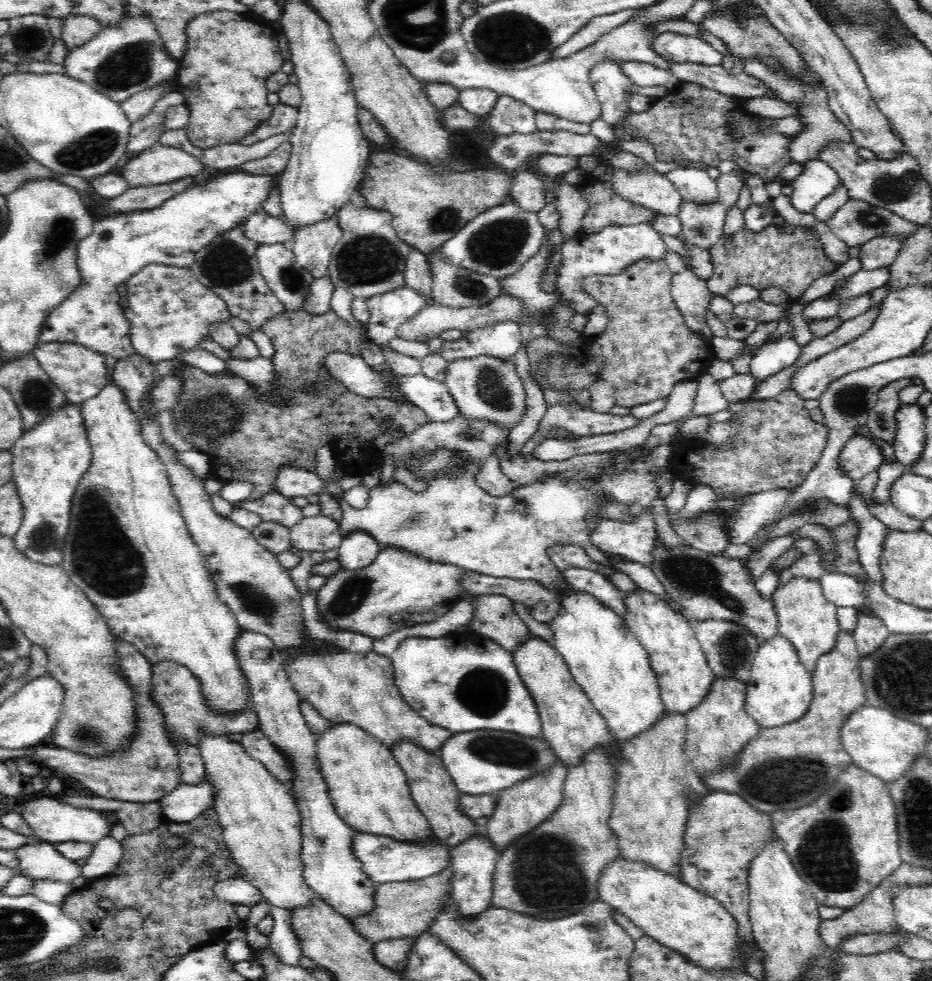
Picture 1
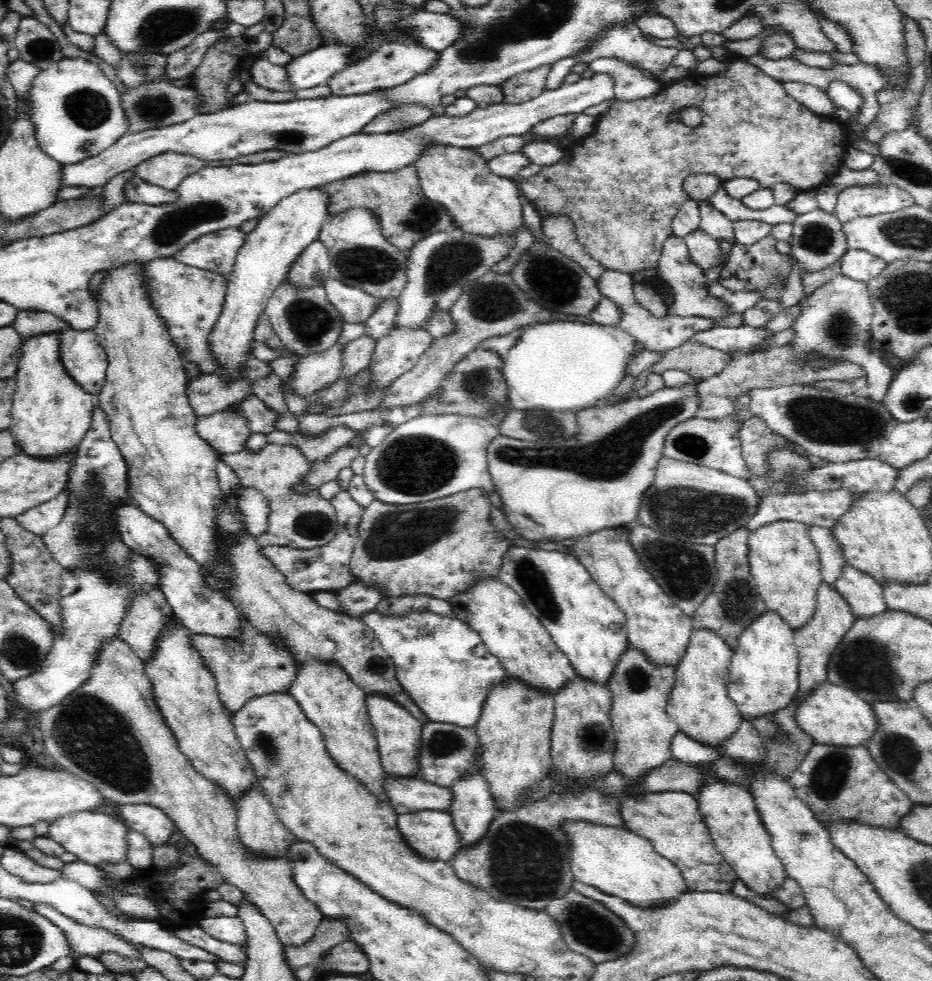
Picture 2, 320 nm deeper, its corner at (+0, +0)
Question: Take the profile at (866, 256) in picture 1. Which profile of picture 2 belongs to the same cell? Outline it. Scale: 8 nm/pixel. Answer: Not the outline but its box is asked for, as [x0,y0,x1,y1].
[840,248,886,283]

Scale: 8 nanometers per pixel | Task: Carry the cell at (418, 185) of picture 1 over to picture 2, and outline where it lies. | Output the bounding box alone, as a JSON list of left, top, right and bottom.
[320,166,455,252]

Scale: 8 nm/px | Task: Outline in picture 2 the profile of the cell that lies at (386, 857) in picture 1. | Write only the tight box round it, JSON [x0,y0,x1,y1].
[397,810,462,862]

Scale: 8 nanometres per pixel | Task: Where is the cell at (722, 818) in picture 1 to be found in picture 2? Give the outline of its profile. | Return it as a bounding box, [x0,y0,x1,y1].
[618,791,737,892]

